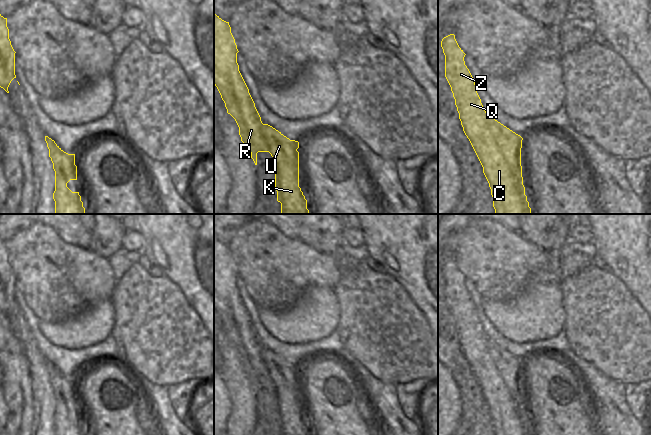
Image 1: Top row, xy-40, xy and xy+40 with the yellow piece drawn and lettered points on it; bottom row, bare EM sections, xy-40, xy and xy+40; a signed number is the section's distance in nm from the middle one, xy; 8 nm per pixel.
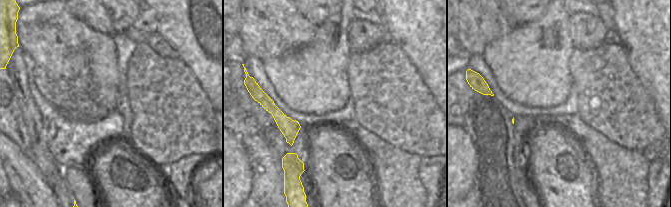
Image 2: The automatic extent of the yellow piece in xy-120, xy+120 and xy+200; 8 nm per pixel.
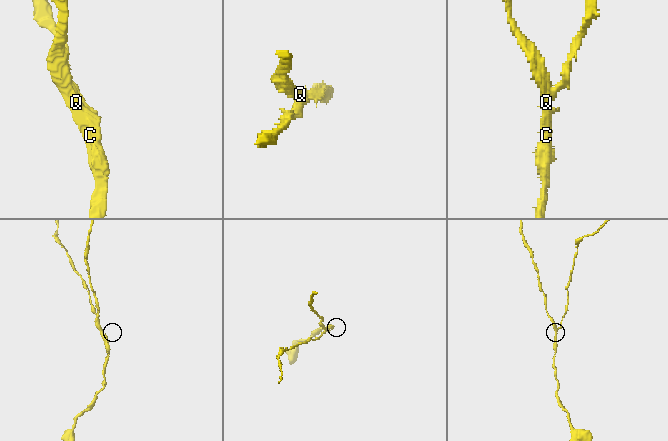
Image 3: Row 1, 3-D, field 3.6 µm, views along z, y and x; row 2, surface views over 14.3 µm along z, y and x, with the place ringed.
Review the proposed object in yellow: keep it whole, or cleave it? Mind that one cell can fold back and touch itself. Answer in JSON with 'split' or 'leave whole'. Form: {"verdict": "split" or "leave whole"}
{"verdict": "split"}

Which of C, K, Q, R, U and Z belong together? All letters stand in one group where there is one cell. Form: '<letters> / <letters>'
C K Q R Z / U

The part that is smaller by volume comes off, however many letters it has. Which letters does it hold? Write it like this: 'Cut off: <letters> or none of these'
Cut off: U.

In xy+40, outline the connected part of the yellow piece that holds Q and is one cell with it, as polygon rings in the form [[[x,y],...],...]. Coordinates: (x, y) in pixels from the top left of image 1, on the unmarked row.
[[[454,258],[444,261],[445,301],[451,311],[463,355],[469,363],[489,407],[495,435],[531,435],[523,401],[517,401],[489,353],[487,337],[477,310],[465,289],[465,277]]]

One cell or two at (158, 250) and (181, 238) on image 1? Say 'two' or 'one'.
one

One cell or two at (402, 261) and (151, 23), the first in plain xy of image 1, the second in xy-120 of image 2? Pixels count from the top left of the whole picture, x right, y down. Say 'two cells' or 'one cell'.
two cells

